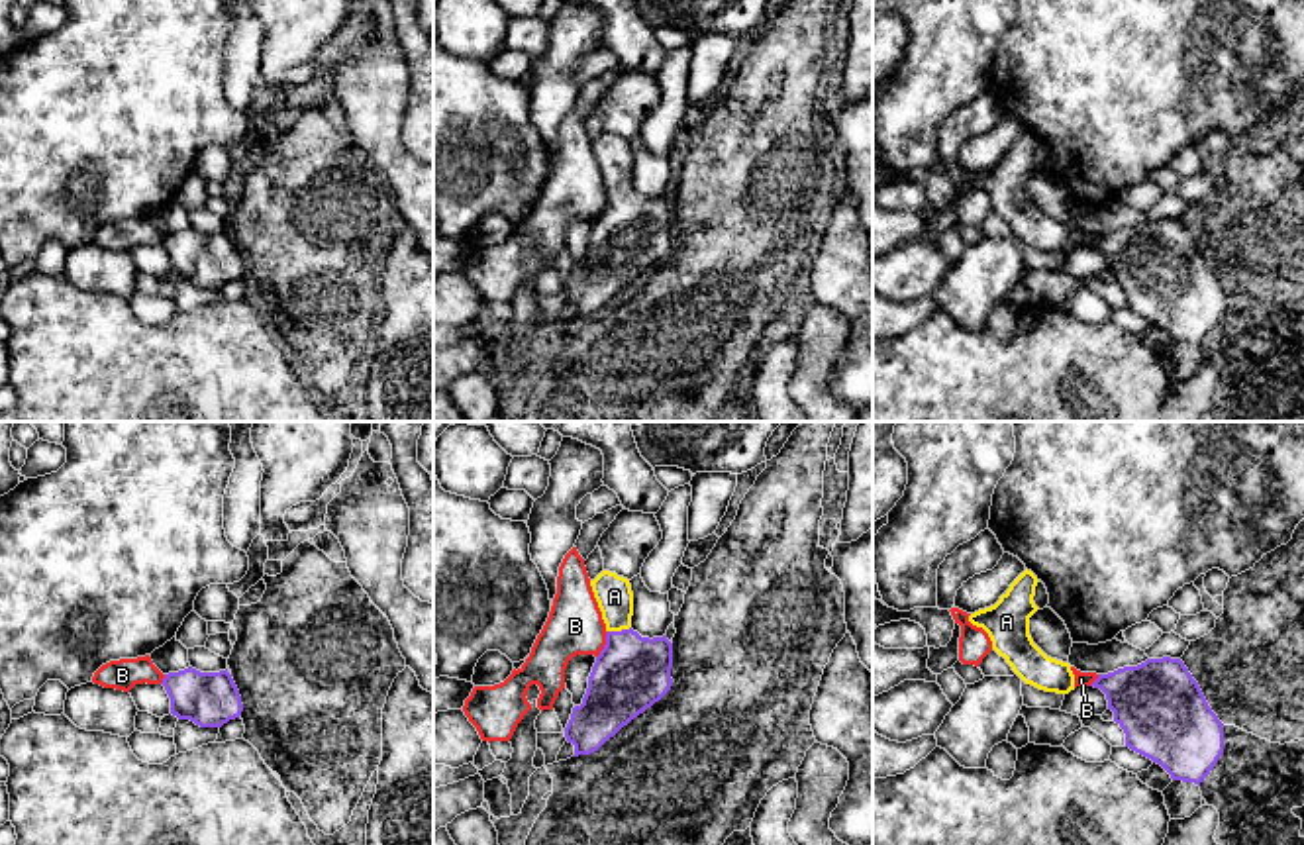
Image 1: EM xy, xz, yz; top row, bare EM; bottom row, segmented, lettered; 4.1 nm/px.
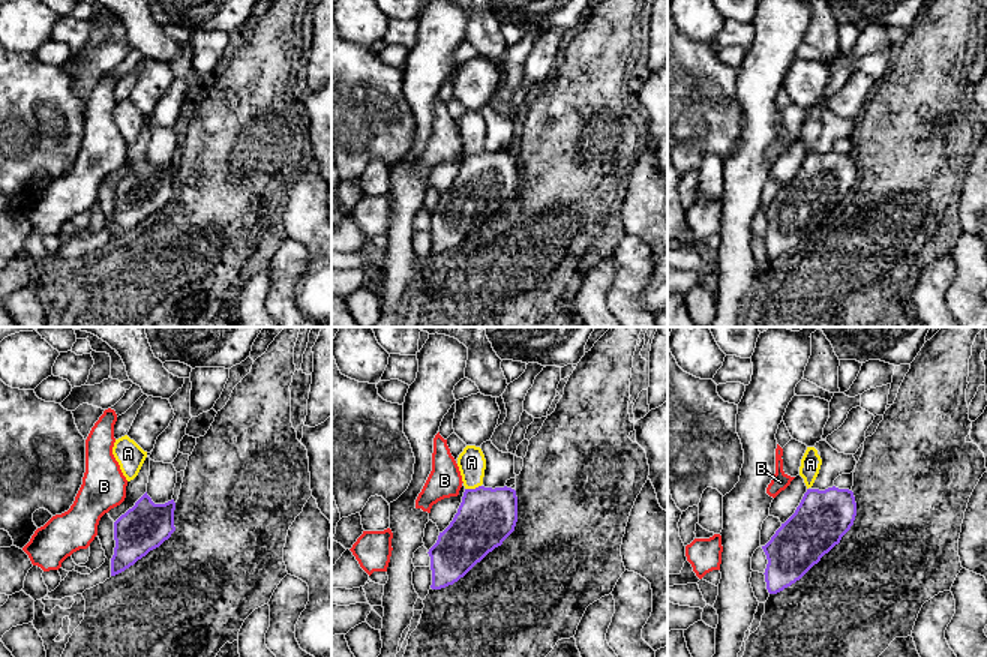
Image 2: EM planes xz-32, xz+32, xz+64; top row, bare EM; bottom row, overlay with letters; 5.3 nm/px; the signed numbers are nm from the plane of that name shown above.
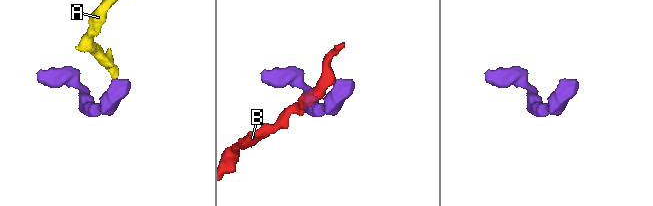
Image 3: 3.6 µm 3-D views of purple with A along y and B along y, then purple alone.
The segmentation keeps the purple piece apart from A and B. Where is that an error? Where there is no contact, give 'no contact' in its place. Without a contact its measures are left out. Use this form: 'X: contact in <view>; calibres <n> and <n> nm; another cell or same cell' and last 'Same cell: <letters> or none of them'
A: contact in xz; calibres 300 and 150 nm; same cell
B: contact in xz; calibres 300 and 240 nm; another cell
Same cell: A

